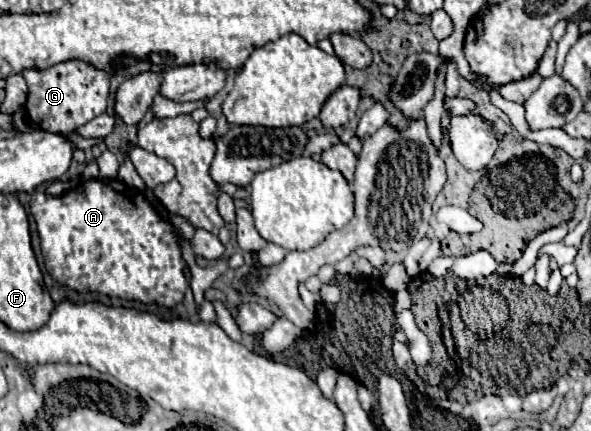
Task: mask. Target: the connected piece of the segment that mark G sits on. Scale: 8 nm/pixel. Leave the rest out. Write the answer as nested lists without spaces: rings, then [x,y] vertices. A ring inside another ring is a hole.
[[[81,60],[55,64],[49,70],[25,70],[23,78],[29,86],[25,110],[33,124],[45,132],[73,132],[95,116],[103,114],[109,100],[109,74],[95,70]]]

